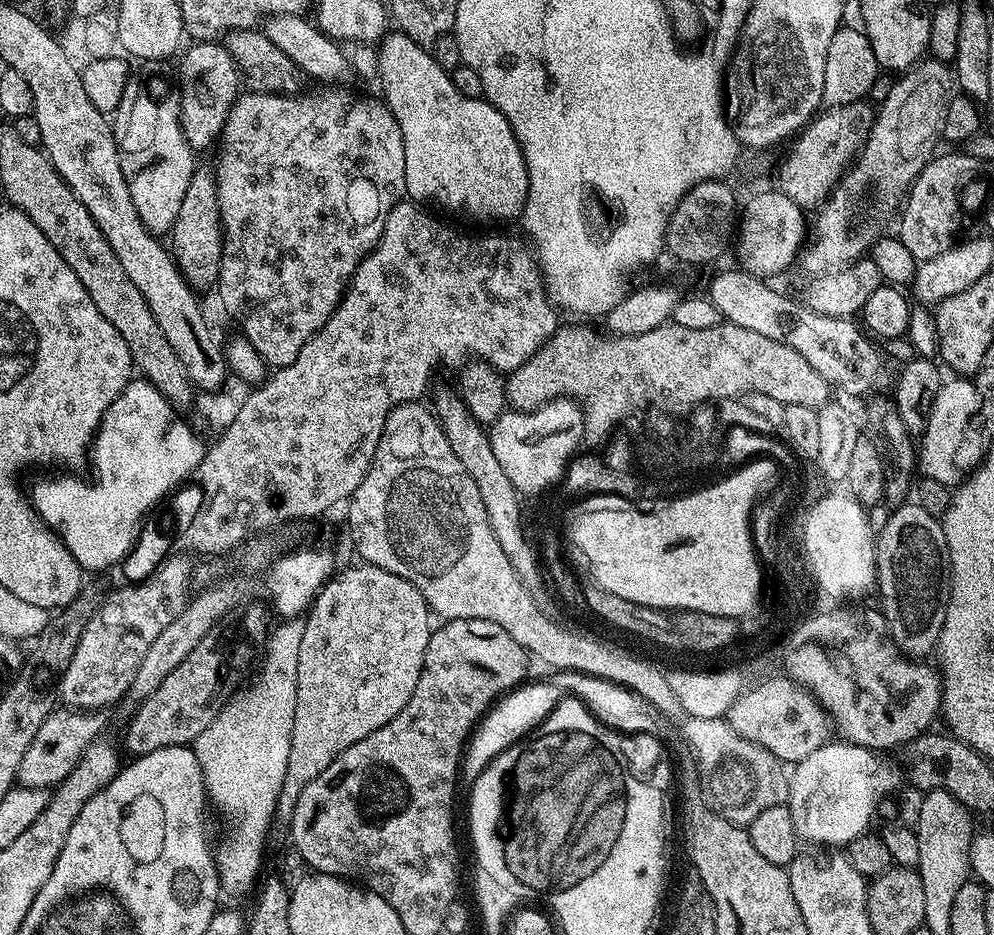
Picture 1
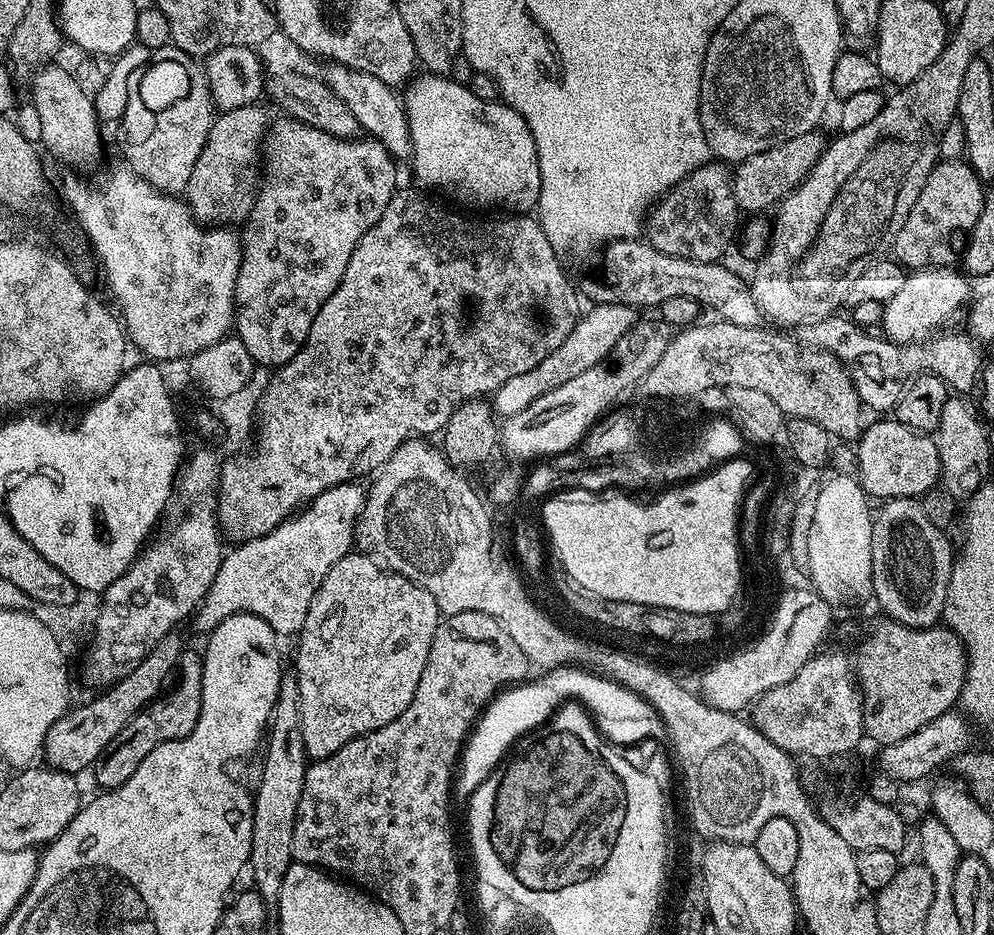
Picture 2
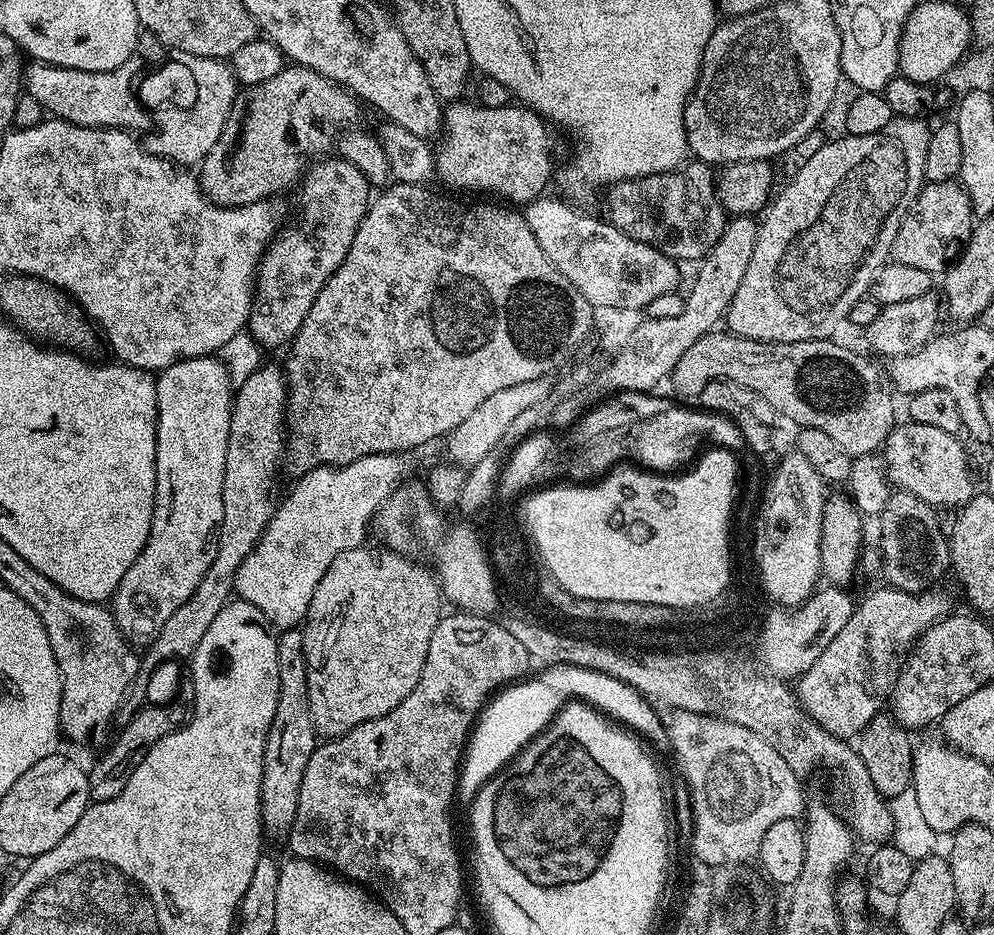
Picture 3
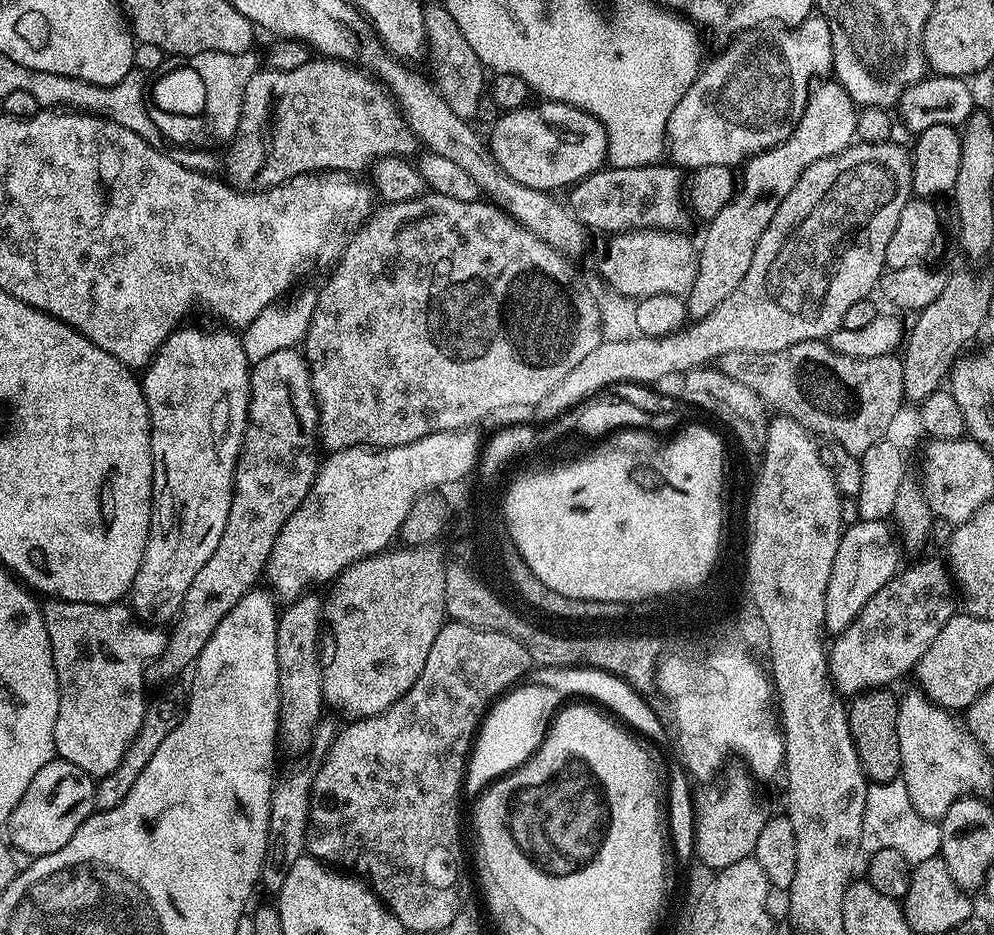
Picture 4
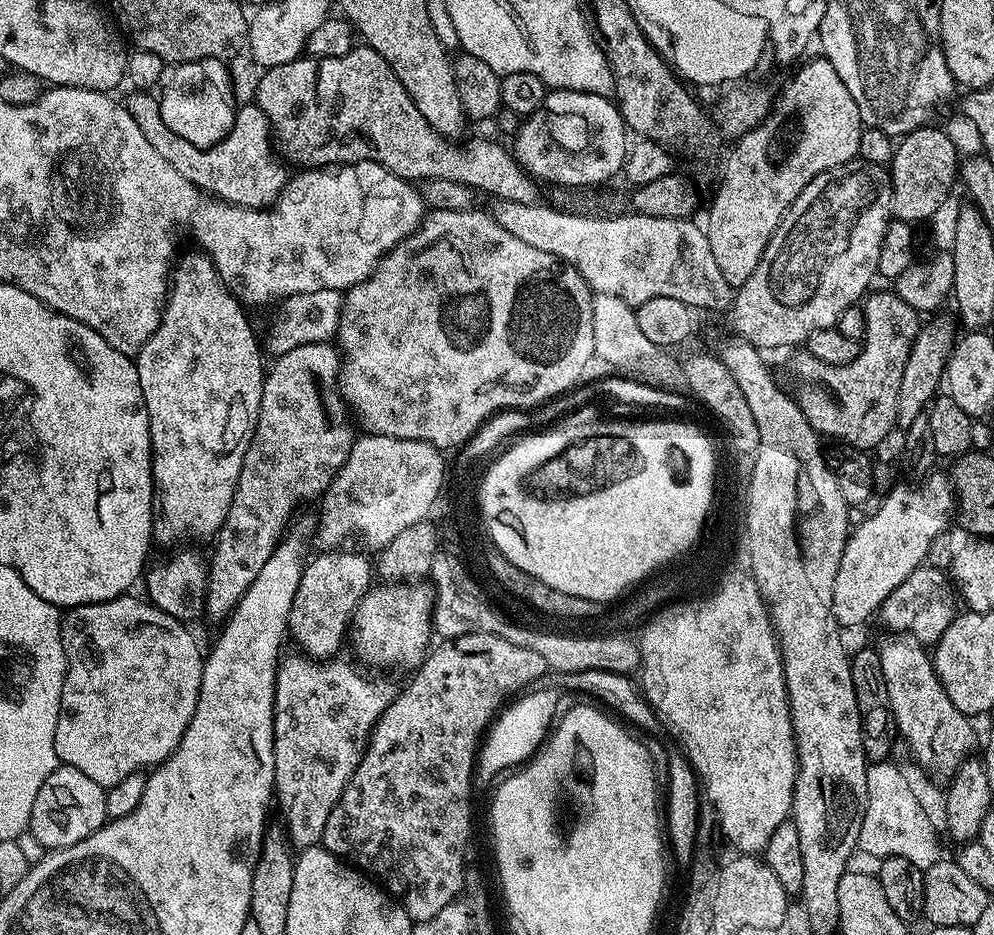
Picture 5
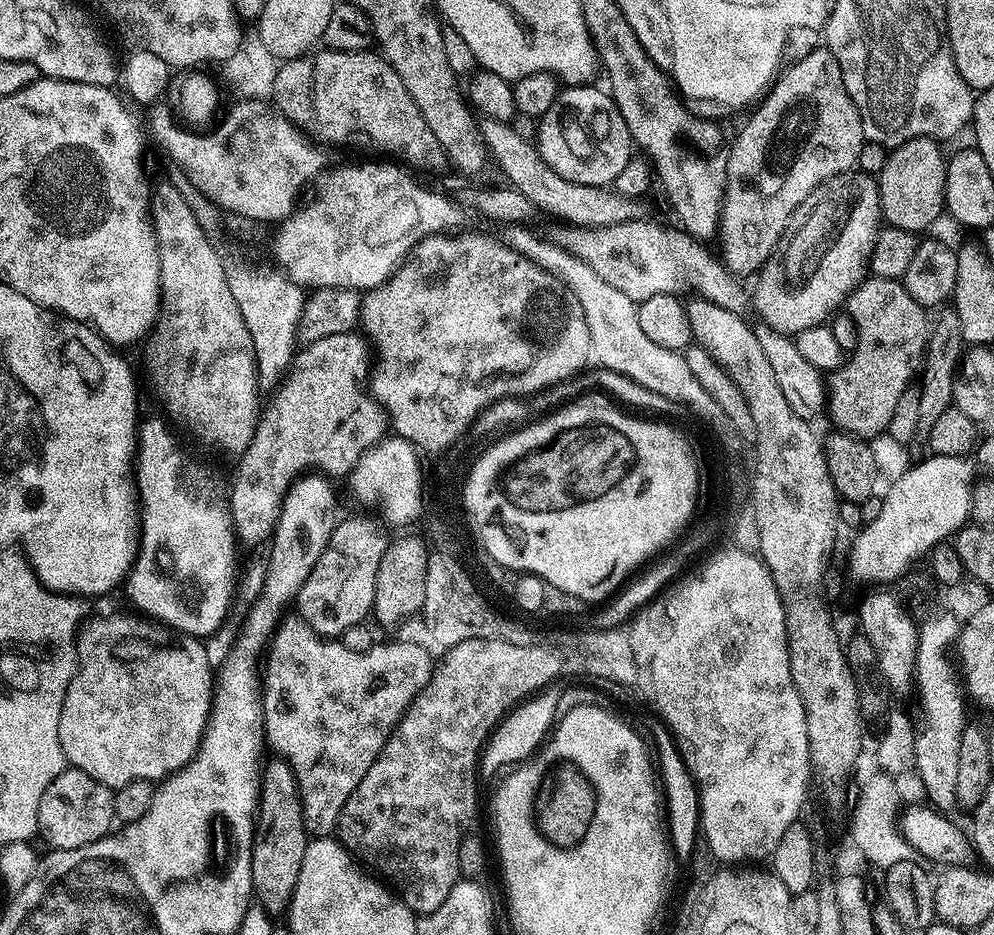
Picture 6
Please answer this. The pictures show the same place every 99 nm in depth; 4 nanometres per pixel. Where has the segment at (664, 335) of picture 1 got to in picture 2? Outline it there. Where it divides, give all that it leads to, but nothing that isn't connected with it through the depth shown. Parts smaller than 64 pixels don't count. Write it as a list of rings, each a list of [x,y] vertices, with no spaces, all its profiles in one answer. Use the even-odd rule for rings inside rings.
[[[719,318],[713,321],[713,324],[697,322],[675,333],[666,354],[658,358],[658,366],[654,366],[654,370],[650,370],[647,379],[642,382],[647,395],[701,397],[702,392],[708,392],[711,388],[762,390],[768,397],[774,398],[774,402],[778,402],[785,416],[810,418],[810,422],[818,422],[818,426],[822,426],[837,441],[852,442],[860,436],[866,409],[850,374],[836,355],[823,352],[821,348],[814,348],[799,339],[791,340],[780,332],[767,332],[764,326],[734,326],[728,320]]]

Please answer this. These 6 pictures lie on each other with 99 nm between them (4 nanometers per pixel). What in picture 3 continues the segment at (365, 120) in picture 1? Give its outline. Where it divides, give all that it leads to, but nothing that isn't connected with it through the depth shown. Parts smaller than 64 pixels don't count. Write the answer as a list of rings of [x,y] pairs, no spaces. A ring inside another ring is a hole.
[[[320,158],[305,171],[299,181],[300,200],[304,209],[300,212],[300,225],[289,232],[281,231],[269,244],[260,270],[256,274],[256,287],[252,301],[252,312],[248,316],[247,331],[257,341],[261,349],[280,348],[291,345],[298,334],[302,322],[306,322],[306,314],[310,314],[310,306],[314,306],[314,298],[326,286],[326,282],[342,266],[346,254],[350,250],[350,242],[354,242],[354,234],[364,221],[370,203],[370,185],[367,177],[358,166],[343,158]]]

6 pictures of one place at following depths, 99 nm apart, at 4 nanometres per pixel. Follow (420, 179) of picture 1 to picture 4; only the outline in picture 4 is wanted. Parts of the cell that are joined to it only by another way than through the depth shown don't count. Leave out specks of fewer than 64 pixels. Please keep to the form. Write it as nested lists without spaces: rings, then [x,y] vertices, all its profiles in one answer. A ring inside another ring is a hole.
[[[556,99],[536,103],[540,104],[532,102],[525,107],[515,108],[513,112],[504,112],[490,128],[490,150],[498,166],[502,166],[502,170],[506,170],[506,174],[510,174],[516,184],[543,192],[552,192],[556,188],[564,190],[605,167],[608,158],[608,135],[598,118]]]

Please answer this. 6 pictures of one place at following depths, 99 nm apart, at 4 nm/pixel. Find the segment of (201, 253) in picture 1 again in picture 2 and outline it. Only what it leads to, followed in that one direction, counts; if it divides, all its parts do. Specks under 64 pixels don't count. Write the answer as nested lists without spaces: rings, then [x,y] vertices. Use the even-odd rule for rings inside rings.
[[[263,103],[238,106],[229,112],[220,112],[212,121],[212,129],[208,135],[206,146],[202,146],[202,154],[198,154],[198,162],[194,162],[194,170],[190,174],[190,182],[186,189],[186,203],[192,216],[199,224],[205,226],[240,226],[247,220],[254,202],[258,185],[262,179],[262,149],[264,137],[270,131],[268,112]]]

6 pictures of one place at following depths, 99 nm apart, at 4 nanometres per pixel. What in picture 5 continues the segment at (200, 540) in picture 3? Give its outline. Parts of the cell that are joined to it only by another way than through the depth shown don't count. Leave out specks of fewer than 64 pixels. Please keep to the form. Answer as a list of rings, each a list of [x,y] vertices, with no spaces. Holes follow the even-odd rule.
[[[195,250],[196,252],[188,252],[179,257],[175,261],[174,268],[170,277],[170,287],[168,289],[168,302],[164,305],[164,313],[160,319],[160,325],[154,330],[152,337],[140,347],[139,352],[135,353],[134,359],[136,362],[136,369],[138,370],[138,382],[142,382],[142,398],[146,402],[146,414],[148,415],[148,421],[150,422],[150,438],[152,439],[152,478],[154,481],[154,492],[158,497],[158,519],[154,524],[154,536],[157,541],[160,540],[184,540],[187,536],[193,536],[196,540],[204,540],[209,536],[209,538],[215,537],[220,531],[220,527],[224,525],[224,519],[226,514],[230,510],[232,505],[232,499],[234,498],[234,490],[238,486],[238,474],[242,474],[242,462],[246,458],[246,450],[250,446],[250,442],[254,438],[254,430],[258,426],[258,410],[262,406],[262,386],[264,385],[264,378],[266,375],[266,360],[264,364],[264,358],[266,359],[265,353],[262,351],[262,344],[259,340],[256,341],[256,332],[252,329],[252,324],[248,321],[248,316],[244,311],[246,311],[245,305],[241,301],[237,300],[235,296],[232,295],[231,288],[225,284],[224,279],[218,274],[218,270],[214,266],[212,257],[208,255],[207,252],[203,250]]]

